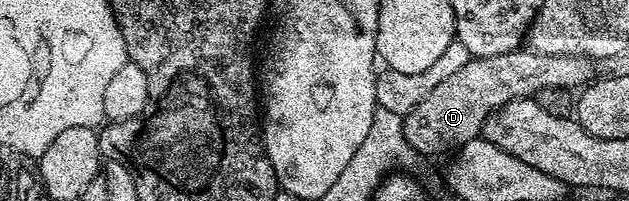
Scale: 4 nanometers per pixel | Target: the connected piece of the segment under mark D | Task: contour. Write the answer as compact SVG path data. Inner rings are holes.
M515 51L504 55L492 55L491 57L471 57L460 71L455 71L448 79L441 81L437 87L428 91L428 96L421 103L416 103L412 111L408 111L402 119L402 131L406 142L420 155L426 153L453 154L463 149L470 141L479 140L482 128L488 115L495 113L504 103L519 101L525 97L533 98L542 89L569 89L577 90L585 87L595 80L595 62L588 57L576 55L544 55L533 51Z

